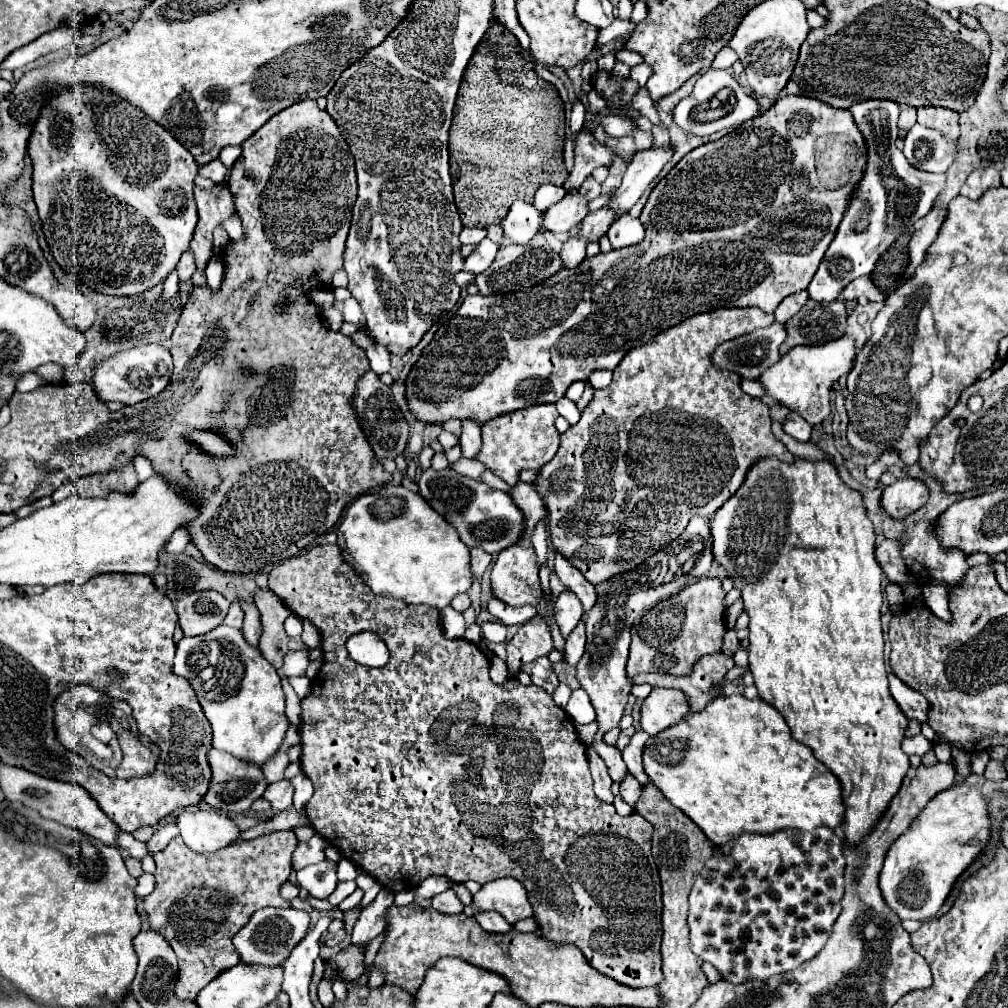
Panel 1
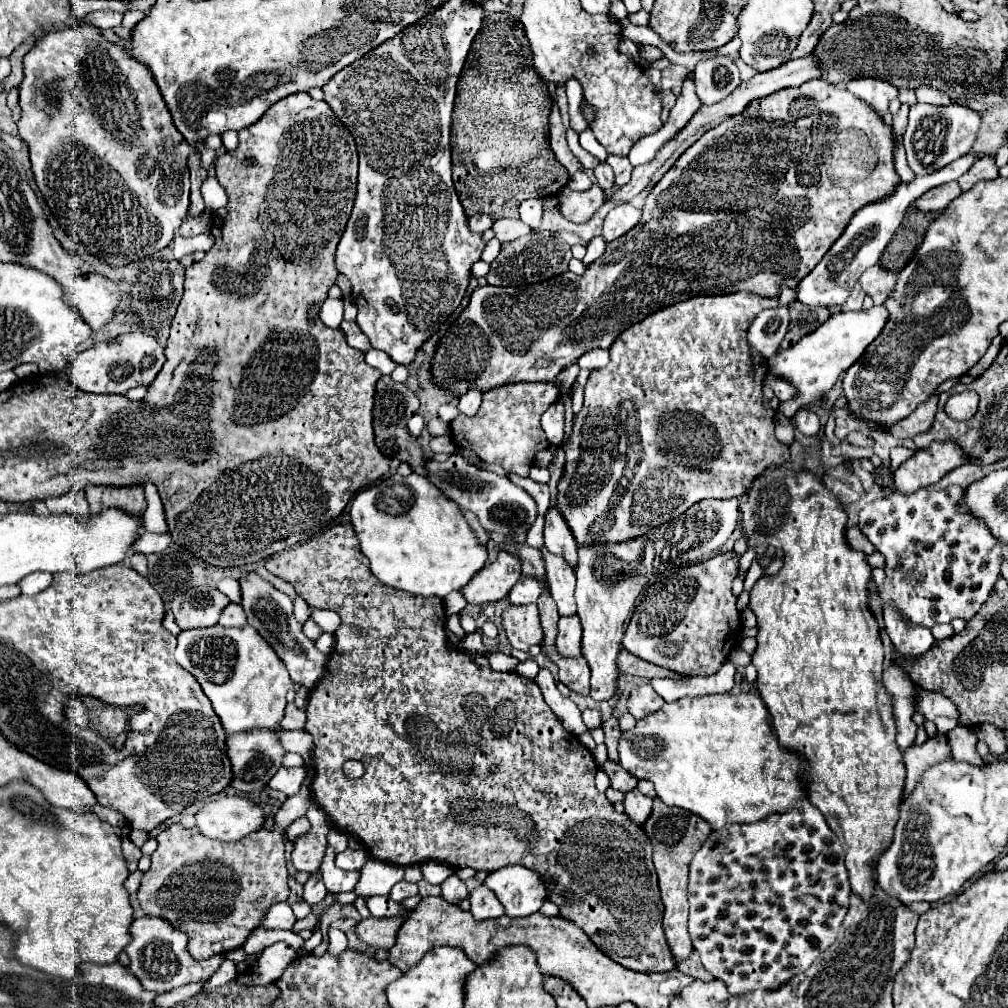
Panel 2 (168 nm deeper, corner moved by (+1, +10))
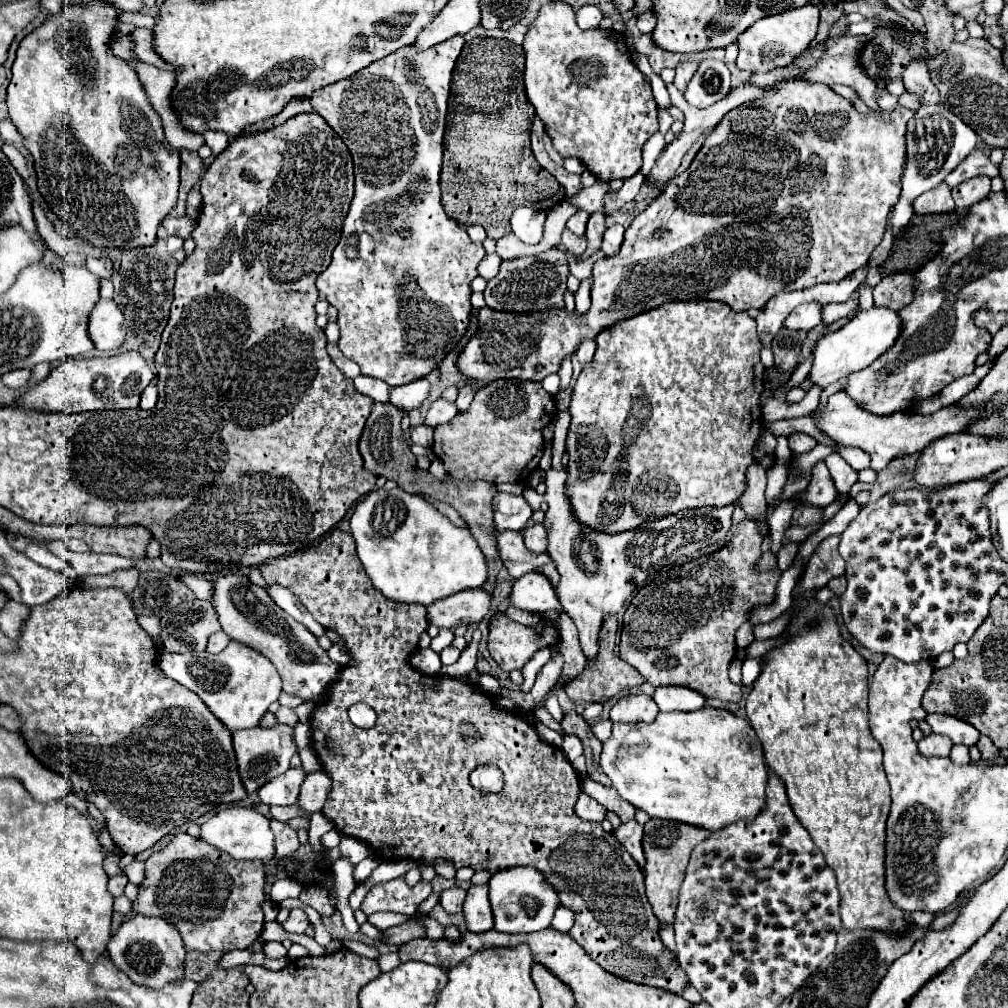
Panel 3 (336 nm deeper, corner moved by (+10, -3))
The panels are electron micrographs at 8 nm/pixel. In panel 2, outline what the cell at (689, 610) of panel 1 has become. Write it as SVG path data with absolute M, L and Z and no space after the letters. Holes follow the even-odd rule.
M727 552L705 562L667 570L663 574L663 594L645 594L639 600L625 630L625 650L679 674L715 674L741 636L741 618L735 608L737 598L731 592L737 562L739 558Z

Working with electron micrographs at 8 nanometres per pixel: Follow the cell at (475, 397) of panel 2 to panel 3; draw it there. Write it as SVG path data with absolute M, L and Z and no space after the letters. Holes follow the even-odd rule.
M468 383L468 385L464 385L464 387L460 389L460 393L458 393L458 399L456 399L458 411L466 411L466 409L470 407L474 393L476 393L476 389L474 389L474 385L472 385L472 383Z

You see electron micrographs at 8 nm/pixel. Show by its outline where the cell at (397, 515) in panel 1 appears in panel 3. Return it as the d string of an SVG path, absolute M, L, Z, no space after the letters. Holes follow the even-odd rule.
M400 487L368 493L350 517L358 557L374 587L392 601L430 605L466 589L480 589L488 579L488 559L466 527L454 527L428 501Z

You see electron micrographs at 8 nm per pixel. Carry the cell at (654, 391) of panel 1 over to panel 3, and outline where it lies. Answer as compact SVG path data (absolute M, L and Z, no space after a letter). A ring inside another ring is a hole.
M690 301L690 303L666 303L666 307L654 307L654 311L644 311L626 323L614 323L610 331L604 331L596 339L596 353L592 363L582 365L580 377L574 385L574 395L570 401L570 429L566 437L568 463L568 495L574 507L576 519L592 529L606 533L630 531L644 521L662 519L666 515L678 513L682 509L694 507L724 507L734 503L746 489L746 469L756 463L752 457L752 447L762 433L762 413L760 413L760 393L764 389L764 367L760 361L760 343L756 333L756 321L748 313L736 313L722 301Z

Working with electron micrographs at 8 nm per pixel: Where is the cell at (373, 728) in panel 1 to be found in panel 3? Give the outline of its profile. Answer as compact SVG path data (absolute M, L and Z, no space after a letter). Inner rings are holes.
M344 529L328 531L306 551L270 559L260 565L260 571L266 583L288 587L318 623L336 631L356 661L354 667L342 669L326 701L316 705L310 719L314 749L334 779L322 809L334 827L342 835L372 845L376 857L384 861L446 857L454 861L456 869L470 865L476 871L490 869L492 873L514 865L532 865L558 891L562 905L576 913L570 937L598 965L626 981L682 995L688 979L678 967L676 955L660 941L658 919L644 893L644 875L612 833L606 833L600 823L584 823L576 817L574 803L580 795L580 781L564 753L542 741L532 723L500 707L472 683L444 675L424 677L410 667L408 659L418 649L418 637L428 629L426 607L394 603L374 589L356 555L356 543ZM360 701L376 711L378 719L370 729L352 725L348 717L348 707ZM480 763L502 769L502 791L480 793L470 785L468 777Z

